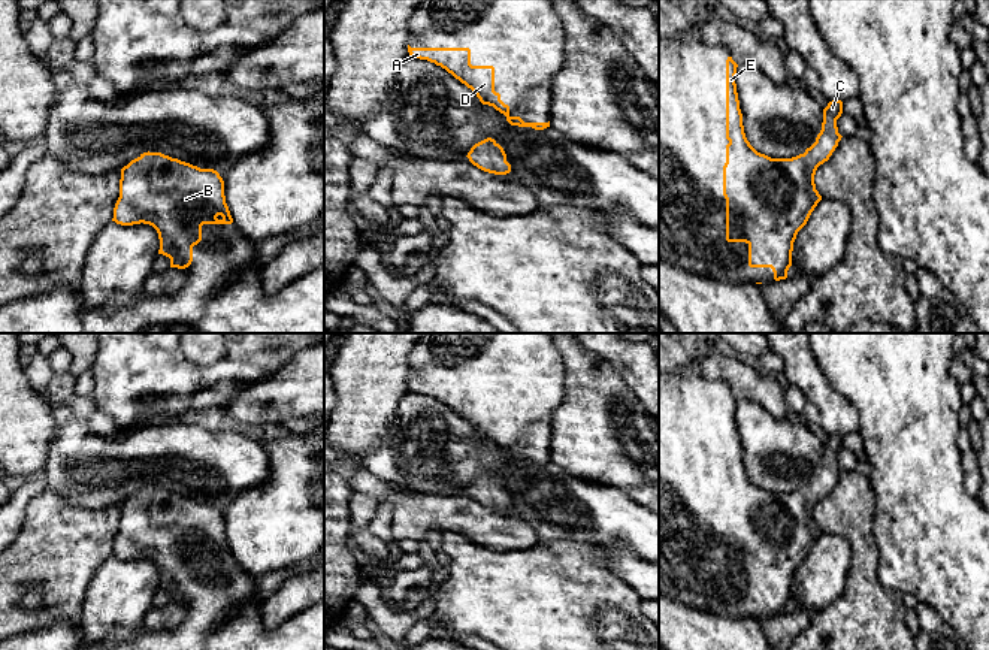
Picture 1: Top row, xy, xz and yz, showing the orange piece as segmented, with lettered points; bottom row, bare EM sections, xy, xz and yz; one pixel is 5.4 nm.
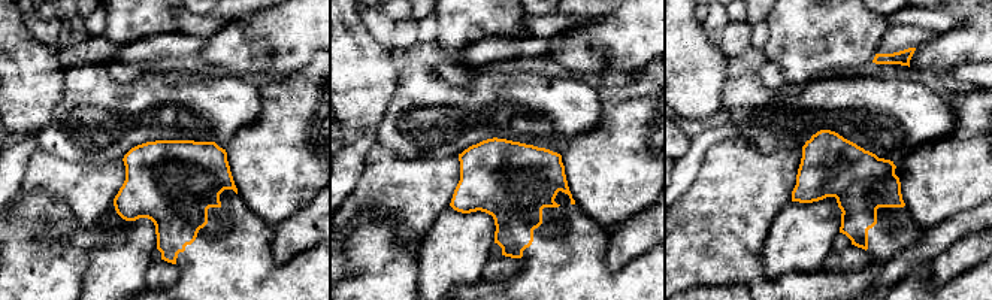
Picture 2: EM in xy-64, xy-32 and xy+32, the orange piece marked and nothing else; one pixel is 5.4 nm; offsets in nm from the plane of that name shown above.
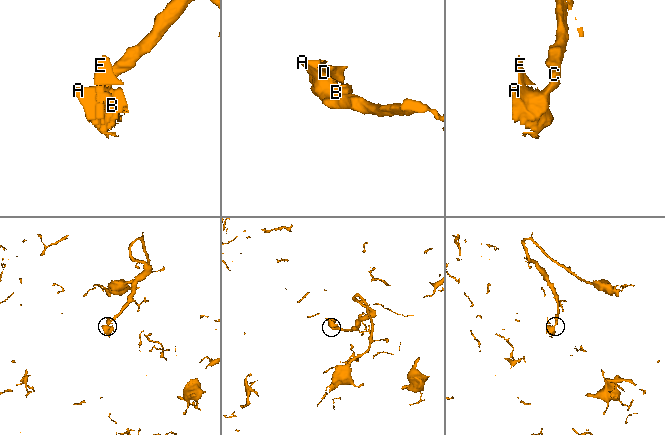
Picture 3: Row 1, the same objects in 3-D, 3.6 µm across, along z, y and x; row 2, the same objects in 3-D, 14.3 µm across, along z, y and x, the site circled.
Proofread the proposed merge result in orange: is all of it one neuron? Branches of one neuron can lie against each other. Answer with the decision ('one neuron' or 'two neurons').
one neuron

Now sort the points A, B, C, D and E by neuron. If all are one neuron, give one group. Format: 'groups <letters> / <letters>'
groups A B C D E

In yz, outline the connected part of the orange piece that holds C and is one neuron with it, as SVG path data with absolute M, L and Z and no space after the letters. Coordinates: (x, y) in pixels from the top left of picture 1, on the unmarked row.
M726 394L726 498L723 530L726 533L726 575L748 580L750 602L771 602L774 614L786 614L792 601L793 577L822 535L814 510L829 495L841 469L837 454L843 436L832 435L823 444L822 465L816 477L792 493L771 493L757 487L745 472L737 427L738 399Z

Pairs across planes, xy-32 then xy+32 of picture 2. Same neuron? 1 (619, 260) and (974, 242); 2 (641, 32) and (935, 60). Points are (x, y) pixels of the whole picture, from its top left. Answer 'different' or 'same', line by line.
1: same
2: same

